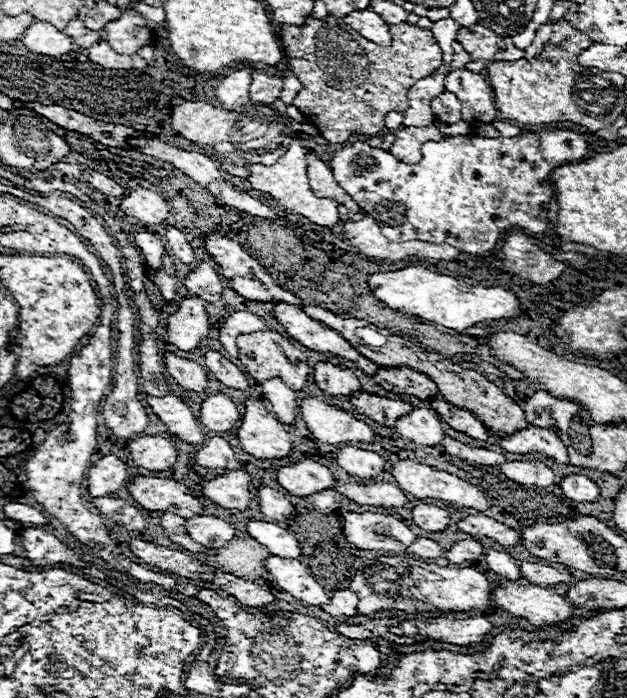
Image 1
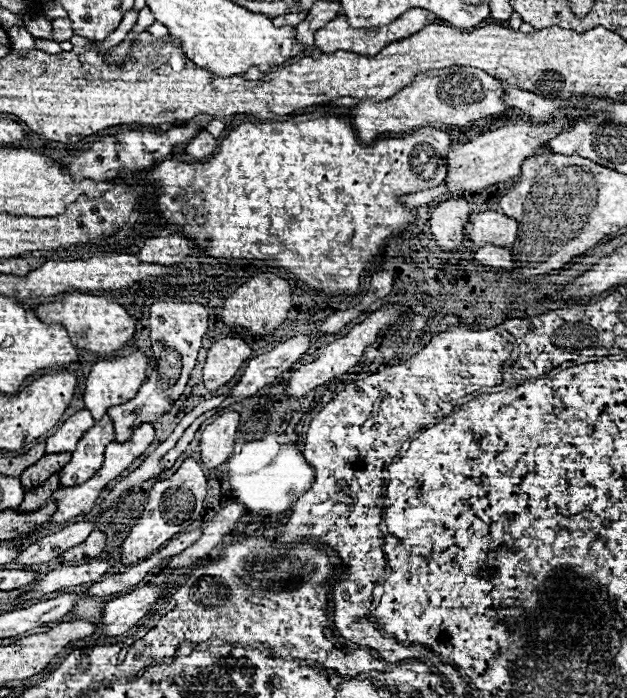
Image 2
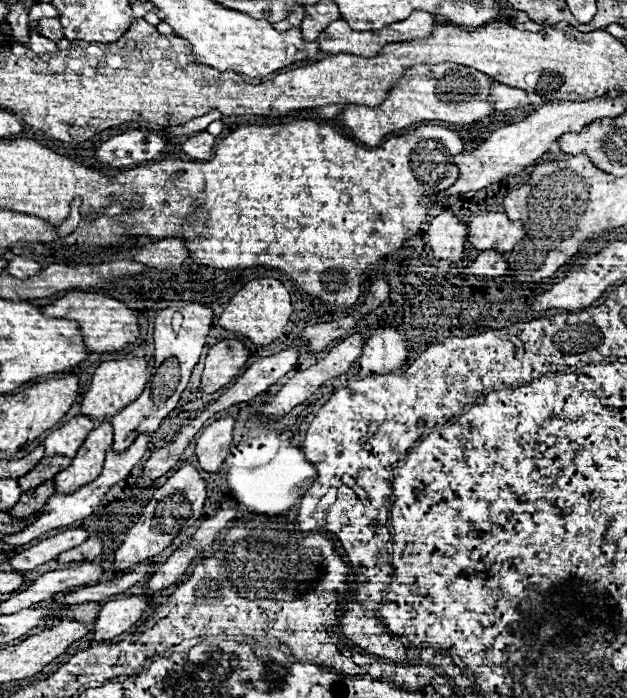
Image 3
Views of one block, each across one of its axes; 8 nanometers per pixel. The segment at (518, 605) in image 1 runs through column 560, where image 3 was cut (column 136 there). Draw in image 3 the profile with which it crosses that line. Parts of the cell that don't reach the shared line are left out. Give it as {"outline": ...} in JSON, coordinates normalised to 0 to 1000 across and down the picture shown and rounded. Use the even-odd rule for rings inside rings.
{"outline":[[[204,854],[169,862],[150,891],[150,917],[179,917],[182,911],[207,903],[223,888],[236,860],[239,854]]]}

